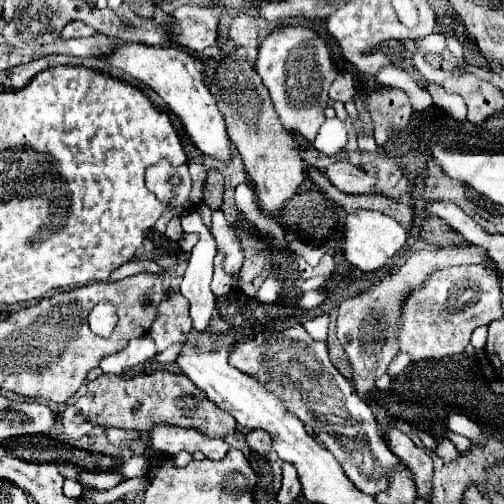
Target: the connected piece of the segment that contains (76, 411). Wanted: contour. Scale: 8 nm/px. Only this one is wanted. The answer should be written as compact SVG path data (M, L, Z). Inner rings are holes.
M155 371L151 375L135 375L135 377L121 377L121 375L107 375L103 373L95 381L87 383L87 395L83 399L77 399L73 405L67 405L61 413L63 421L63 433L67 437L79 439L89 429L101 425L101 427L121 427L121 429L133 429L133 431L149 431L153 425L165 423L165 425L179 425L179 427L193 427L201 433L207 433L207 437L225 437L235 431L235 419L221 409L215 409L207 397L203 397L201 389L195 387L193 381L189 381L181 373L171 371Z

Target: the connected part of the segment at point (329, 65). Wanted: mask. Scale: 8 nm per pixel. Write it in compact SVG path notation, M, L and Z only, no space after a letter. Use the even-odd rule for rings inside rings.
M303 23L279 25L263 39L255 69L263 79L263 85L269 89L281 123L289 131L303 135L307 141L315 141L317 131L325 121L329 85L338 73L327 47L327 39Z

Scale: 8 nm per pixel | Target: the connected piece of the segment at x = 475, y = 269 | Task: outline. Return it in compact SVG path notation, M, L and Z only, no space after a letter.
M459 265L429 277L427 285L413 291L403 305L403 327L399 349L411 353L413 361L441 359L463 353L475 327L487 327L503 317L501 281L495 269L485 265Z

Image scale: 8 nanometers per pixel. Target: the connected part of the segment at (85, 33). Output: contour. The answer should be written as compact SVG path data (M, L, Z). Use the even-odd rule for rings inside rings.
M69 23L65 29L63 29L63 33L61 33L61 37L65 39L65 37L89 37L89 35L93 35L95 31L91 29L91 27L87 27L87 25L83 25L83 23Z

